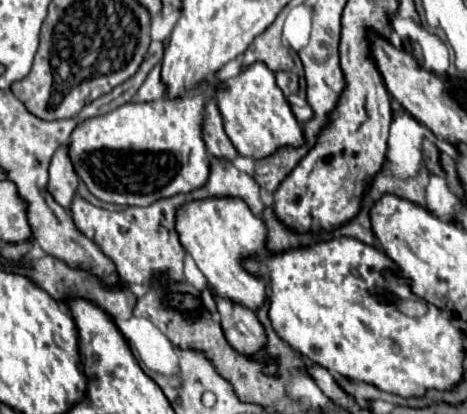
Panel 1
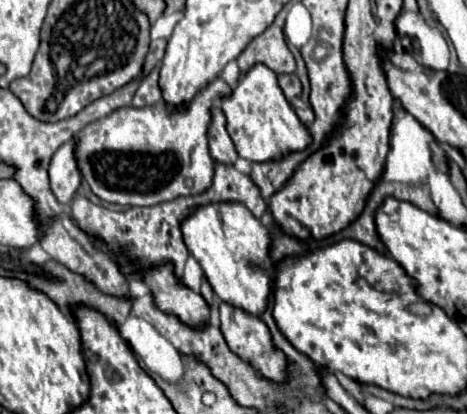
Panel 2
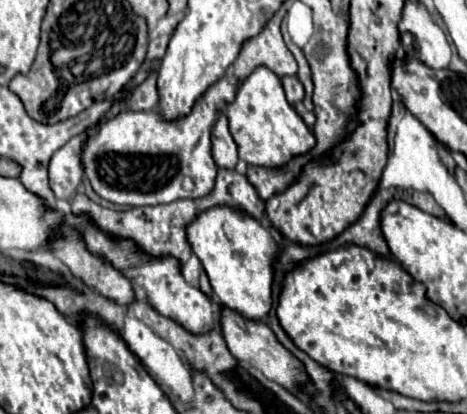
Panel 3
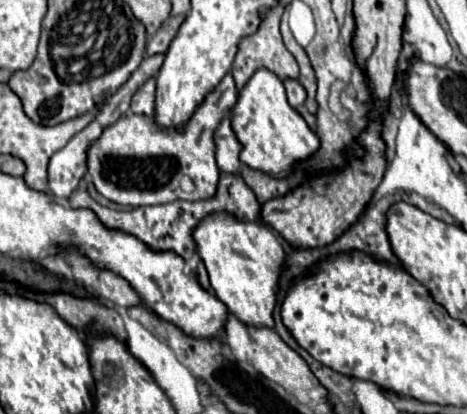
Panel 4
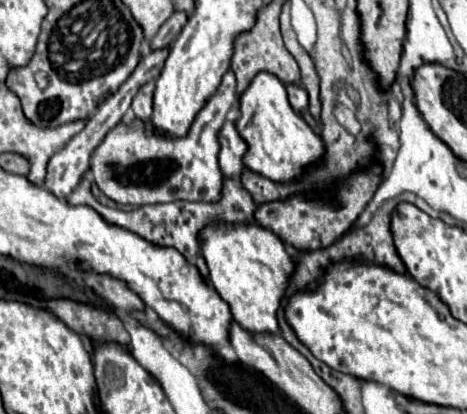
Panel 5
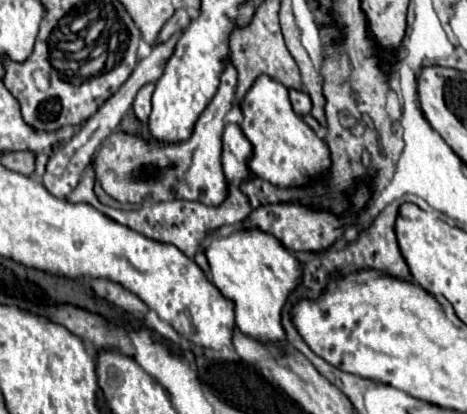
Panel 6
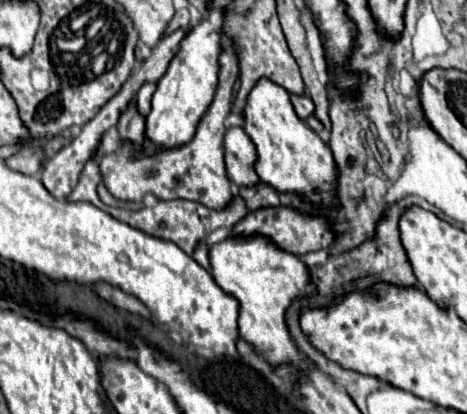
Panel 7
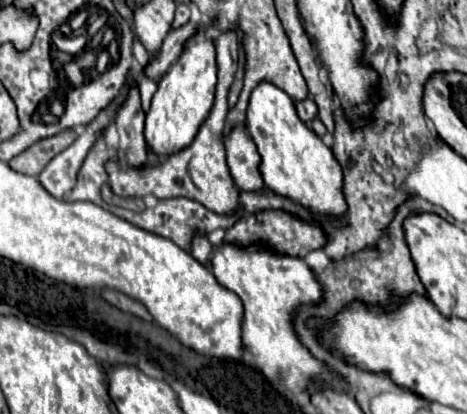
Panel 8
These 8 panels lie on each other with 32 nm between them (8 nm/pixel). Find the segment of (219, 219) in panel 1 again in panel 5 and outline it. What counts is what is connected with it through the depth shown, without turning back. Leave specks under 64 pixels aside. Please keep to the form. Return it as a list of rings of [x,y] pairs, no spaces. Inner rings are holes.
[[[258,224],[206,226],[200,234],[200,240],[202,240],[202,256],[206,258],[206,264],[210,270],[210,282],[218,290],[218,294],[230,304],[236,324],[240,324],[246,332],[252,332],[252,334],[266,332],[266,334],[278,336],[280,334],[278,308],[290,284],[290,278],[294,274],[294,258],[286,252],[282,240]]]

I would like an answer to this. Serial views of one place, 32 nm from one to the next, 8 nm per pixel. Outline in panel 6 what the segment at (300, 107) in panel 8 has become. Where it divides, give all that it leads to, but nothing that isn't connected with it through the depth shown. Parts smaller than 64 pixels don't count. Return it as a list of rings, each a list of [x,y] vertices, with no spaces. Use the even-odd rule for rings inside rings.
[[[290,90],[290,102],[292,102],[292,108],[298,116],[306,116],[312,110],[312,102],[310,102],[310,96],[306,92]]]

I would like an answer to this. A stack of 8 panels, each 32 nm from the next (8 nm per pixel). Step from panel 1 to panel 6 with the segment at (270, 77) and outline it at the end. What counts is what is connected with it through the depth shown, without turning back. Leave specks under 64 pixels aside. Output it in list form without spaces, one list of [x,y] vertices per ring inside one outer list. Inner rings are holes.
[[[264,74],[258,76],[242,102],[242,114],[244,120],[240,128],[254,146],[250,168],[258,178],[268,180],[278,188],[298,188],[328,176],[328,170],[332,166],[328,146],[292,110],[288,90],[280,82]]]

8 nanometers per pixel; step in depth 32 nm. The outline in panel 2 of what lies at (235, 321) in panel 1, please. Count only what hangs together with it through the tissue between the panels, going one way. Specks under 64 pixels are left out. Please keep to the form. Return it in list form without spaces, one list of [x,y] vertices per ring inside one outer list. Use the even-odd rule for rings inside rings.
[[[222,302],[220,304],[220,328],[222,328],[222,334],[226,338],[228,348],[232,348],[232,352],[236,352],[236,356],[240,356],[242,360],[248,360],[248,364],[256,364],[256,370],[264,378],[274,380],[276,384],[282,384],[282,382],[286,382],[290,378],[290,374],[288,374],[288,358],[280,348],[274,346],[272,334],[270,334],[268,326],[260,318],[250,316],[244,310],[232,308],[230,304]]]

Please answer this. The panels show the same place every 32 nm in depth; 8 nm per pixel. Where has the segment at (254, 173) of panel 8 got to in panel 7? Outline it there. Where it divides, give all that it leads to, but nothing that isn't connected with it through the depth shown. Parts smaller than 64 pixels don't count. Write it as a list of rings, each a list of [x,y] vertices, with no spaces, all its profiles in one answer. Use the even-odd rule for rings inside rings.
[[[230,126],[230,130],[226,130],[224,148],[226,148],[228,178],[236,186],[260,184],[260,178],[252,168],[252,164],[256,162],[256,146],[252,144],[252,140],[248,140],[246,132],[240,126]]]

